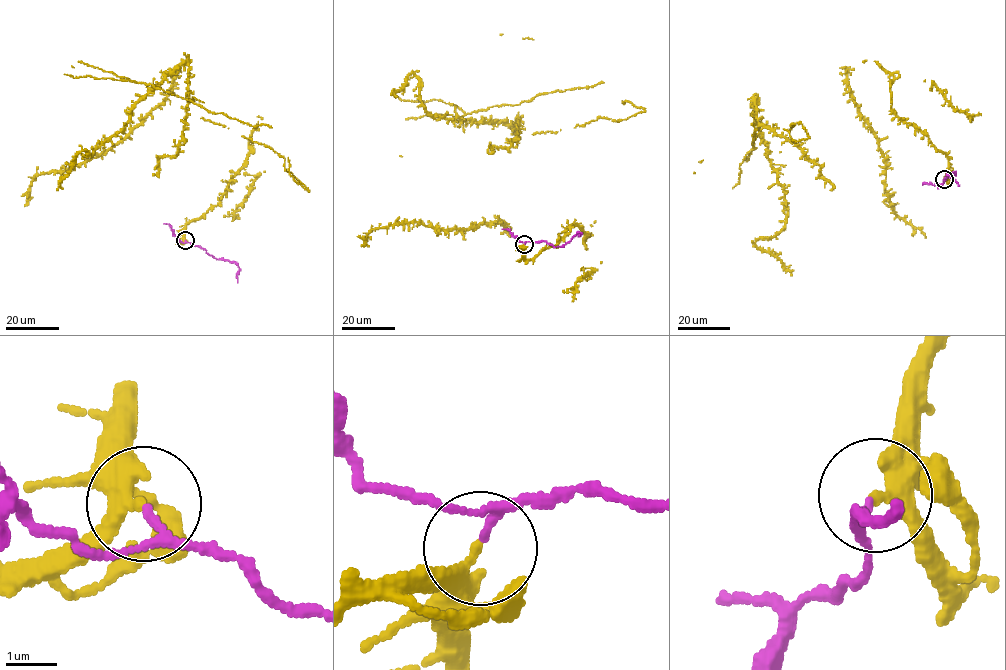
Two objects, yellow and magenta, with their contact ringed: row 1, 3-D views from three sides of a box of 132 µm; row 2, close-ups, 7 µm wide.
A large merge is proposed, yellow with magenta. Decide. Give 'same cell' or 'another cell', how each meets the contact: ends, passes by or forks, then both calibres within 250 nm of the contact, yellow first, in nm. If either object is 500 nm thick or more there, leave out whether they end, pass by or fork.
another cell; yellow forks; magenta passes by; calibres 220 and 90 nm

